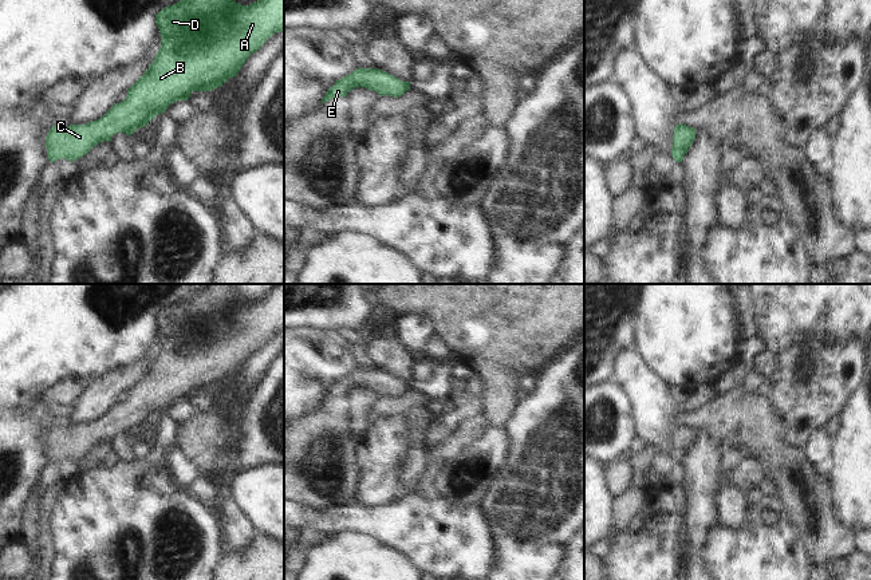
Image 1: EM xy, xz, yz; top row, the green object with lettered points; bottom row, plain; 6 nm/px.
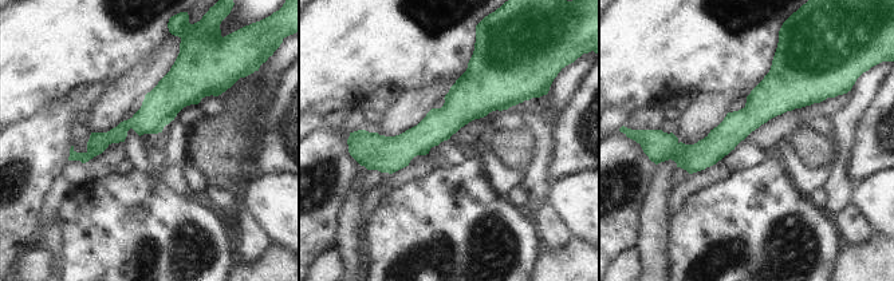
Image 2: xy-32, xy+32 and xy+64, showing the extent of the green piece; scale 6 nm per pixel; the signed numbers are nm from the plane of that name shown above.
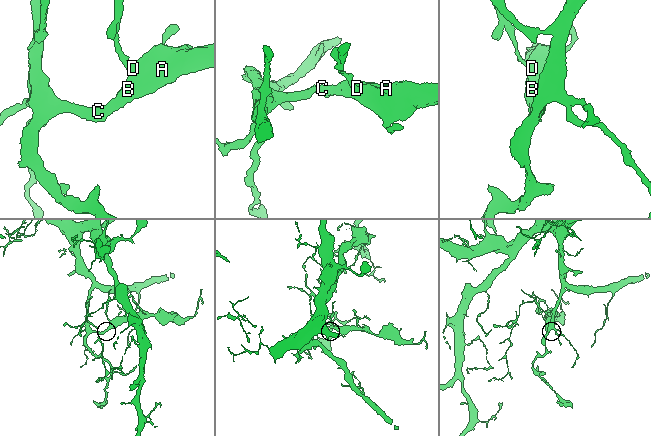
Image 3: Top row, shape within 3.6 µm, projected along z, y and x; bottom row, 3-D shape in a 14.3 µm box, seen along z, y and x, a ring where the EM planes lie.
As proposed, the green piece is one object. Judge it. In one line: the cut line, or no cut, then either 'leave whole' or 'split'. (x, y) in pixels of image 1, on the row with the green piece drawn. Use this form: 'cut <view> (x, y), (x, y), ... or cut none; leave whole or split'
cut none; leave whole

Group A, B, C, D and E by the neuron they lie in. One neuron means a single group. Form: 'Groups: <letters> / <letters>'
Groups: A B C D E

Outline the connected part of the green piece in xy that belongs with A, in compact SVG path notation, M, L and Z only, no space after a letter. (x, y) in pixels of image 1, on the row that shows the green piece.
M181 0L161 9L155 15L155 23L161 33L161 47L145 74L127 90L126 99L114 103L98 121L70 125L64 130L52 125L46 137L50 162L62 158L74 162L98 143L110 142L114 134L134 134L137 129L145 127L158 114L165 113L172 103L188 100L193 91L212 91L221 87L229 78L237 76L251 54L256 52L276 32L284 32L284 0L257 0L249 5L241 5L234 0Z

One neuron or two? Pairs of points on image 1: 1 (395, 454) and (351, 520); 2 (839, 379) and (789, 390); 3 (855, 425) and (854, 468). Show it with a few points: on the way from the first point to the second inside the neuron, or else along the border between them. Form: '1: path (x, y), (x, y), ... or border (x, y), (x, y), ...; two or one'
1: border (391, 501), (377, 506), (350, 504); two
2: path (827, 379), (816, 379), (806, 390), (801, 390); one
3: path (855, 436), (855, 457); one

